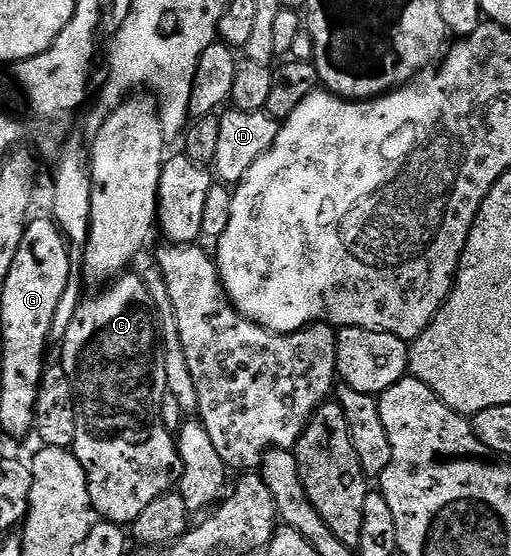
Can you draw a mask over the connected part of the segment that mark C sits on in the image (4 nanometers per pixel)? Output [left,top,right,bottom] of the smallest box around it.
[59,271,181,527]

